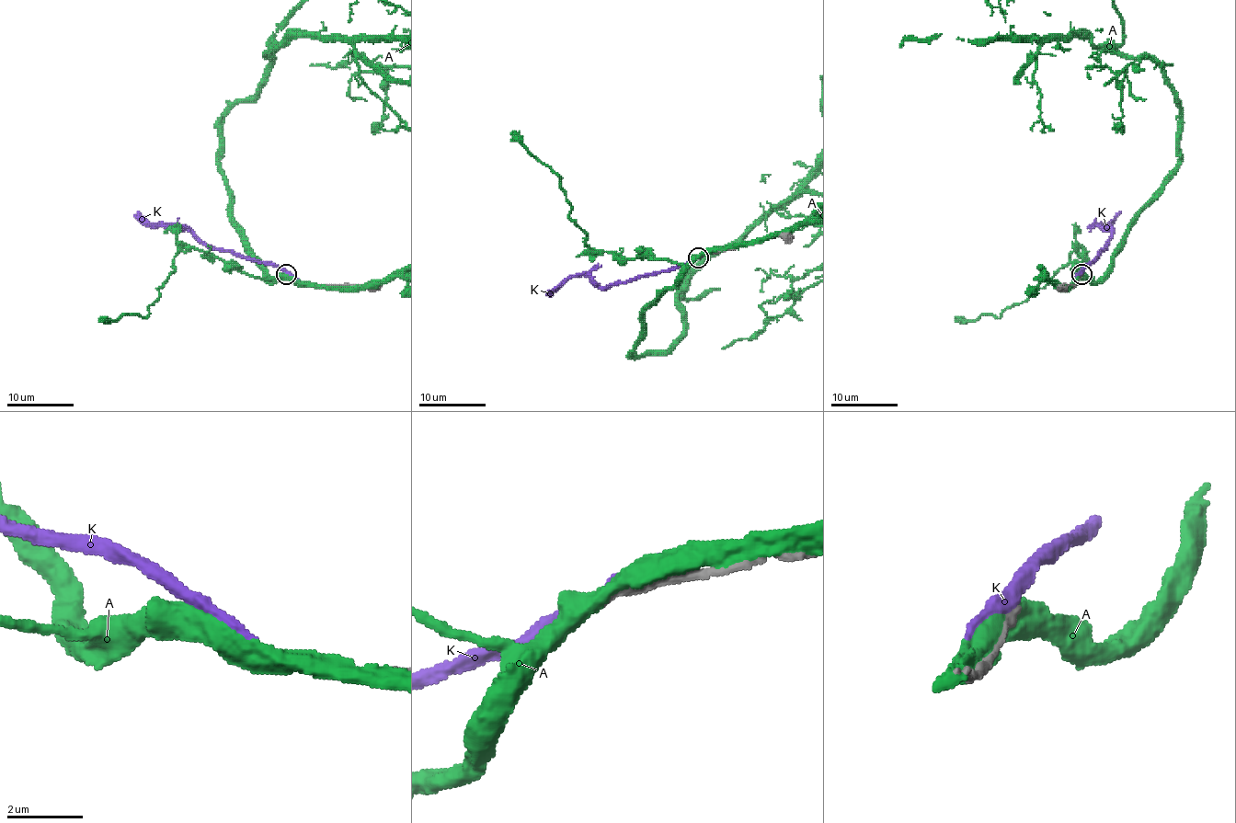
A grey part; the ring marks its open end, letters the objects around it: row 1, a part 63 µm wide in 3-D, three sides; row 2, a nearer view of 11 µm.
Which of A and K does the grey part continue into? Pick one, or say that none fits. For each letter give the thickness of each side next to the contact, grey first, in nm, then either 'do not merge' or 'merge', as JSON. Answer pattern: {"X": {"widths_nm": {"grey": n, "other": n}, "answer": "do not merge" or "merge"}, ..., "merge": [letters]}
{"A": {"widths_nm": {"grey": 160, "other": 600}, "answer": "do not merge"}, "K": {"widths_nm": {"grey": 190, "other": 340}, "answer": "do not merge"}, "merge": []}

